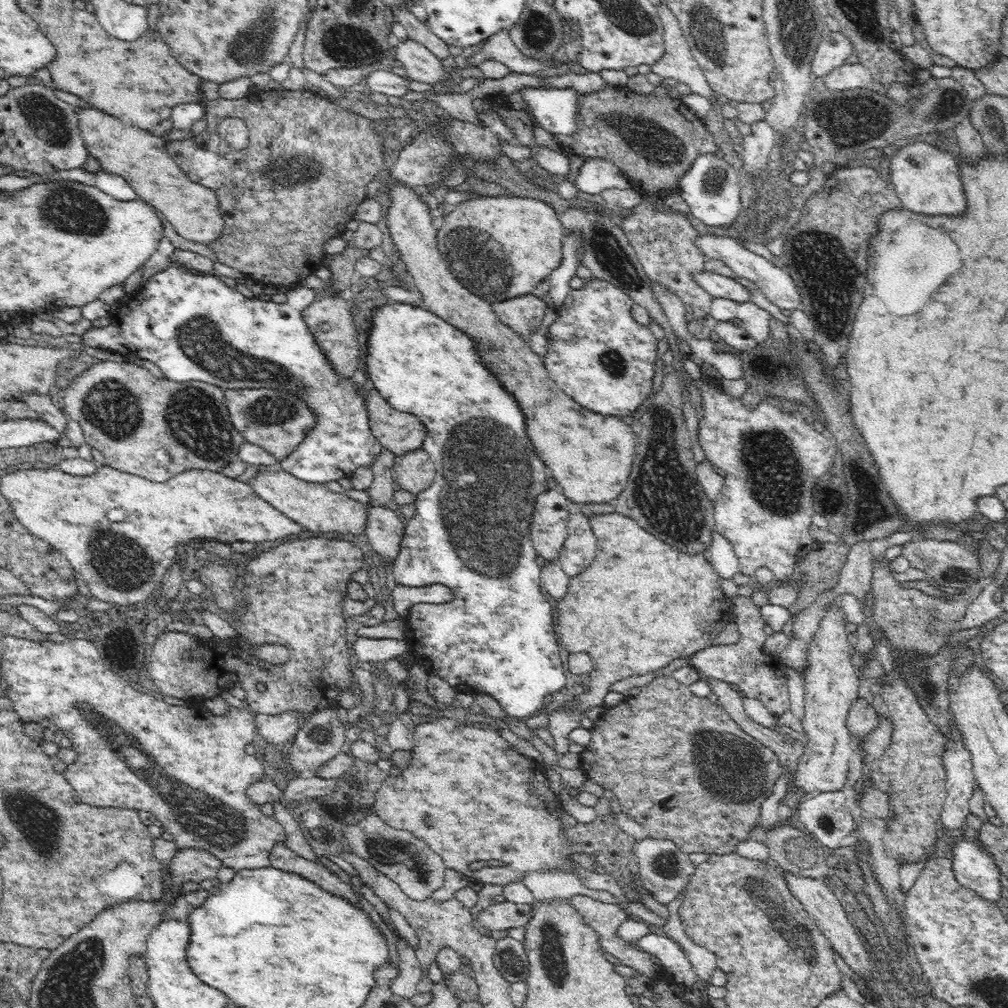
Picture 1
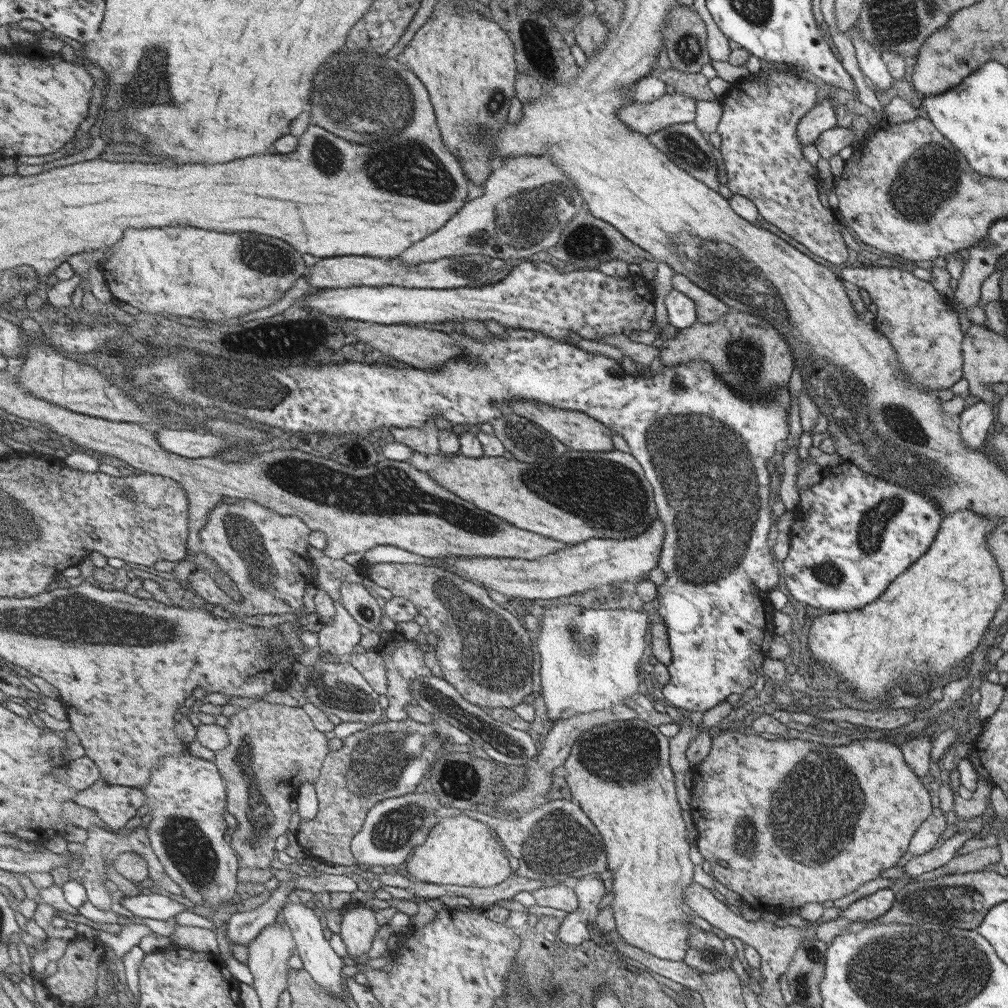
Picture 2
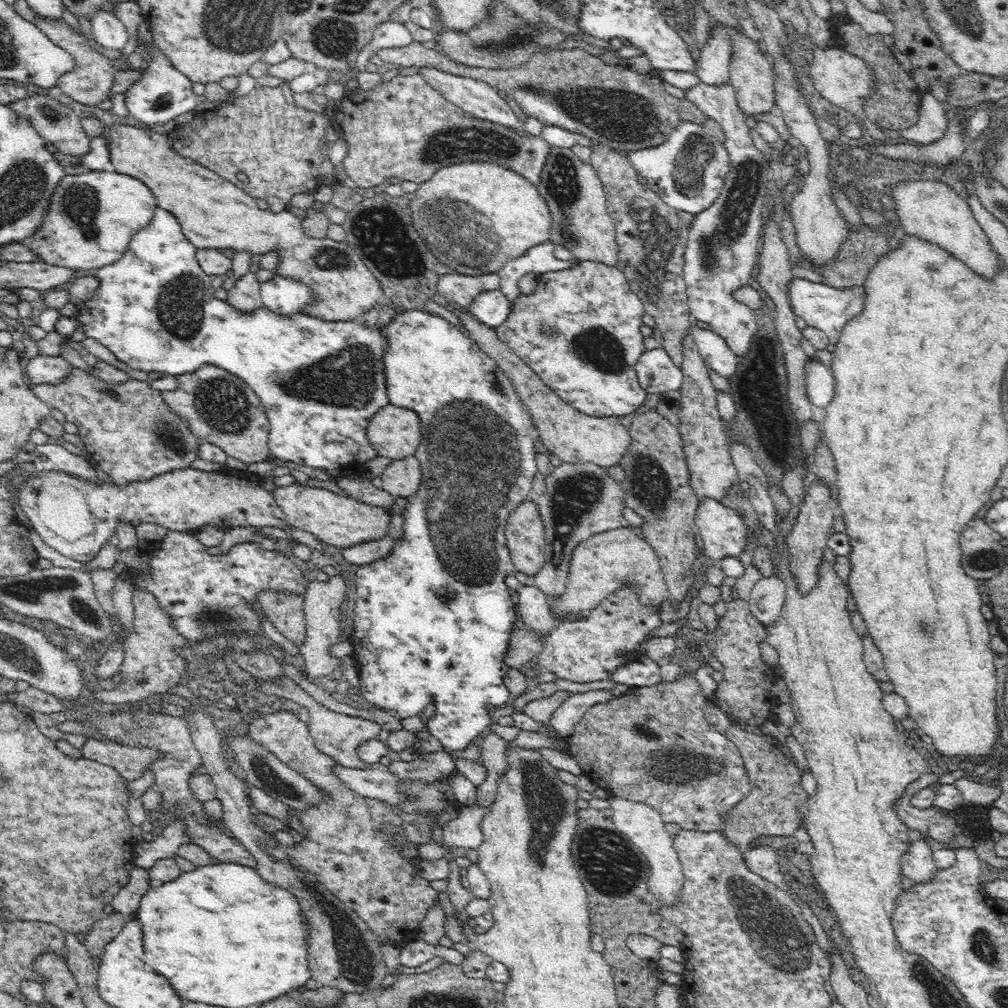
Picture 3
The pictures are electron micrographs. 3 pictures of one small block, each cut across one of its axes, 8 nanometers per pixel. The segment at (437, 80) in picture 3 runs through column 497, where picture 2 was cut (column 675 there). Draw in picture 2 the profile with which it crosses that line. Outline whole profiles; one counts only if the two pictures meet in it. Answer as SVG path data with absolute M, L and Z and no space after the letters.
M675 90L673 94L663 93L661 97L653 101L647 101L647 103L629 103L619 108L617 114L627 127L637 133L641 133L642 136L648 137L649 134L657 132L667 125L693 121L695 118L696 101L693 97Z

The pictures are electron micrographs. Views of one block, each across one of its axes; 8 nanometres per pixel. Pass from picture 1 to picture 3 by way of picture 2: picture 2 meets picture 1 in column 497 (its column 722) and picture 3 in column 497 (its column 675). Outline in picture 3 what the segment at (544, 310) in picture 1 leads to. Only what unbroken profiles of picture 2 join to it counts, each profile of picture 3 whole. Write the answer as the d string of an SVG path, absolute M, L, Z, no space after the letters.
M454 272L440 278L437 290L438 295L468 309L482 293L501 290L501 279L496 273L465 276Z

